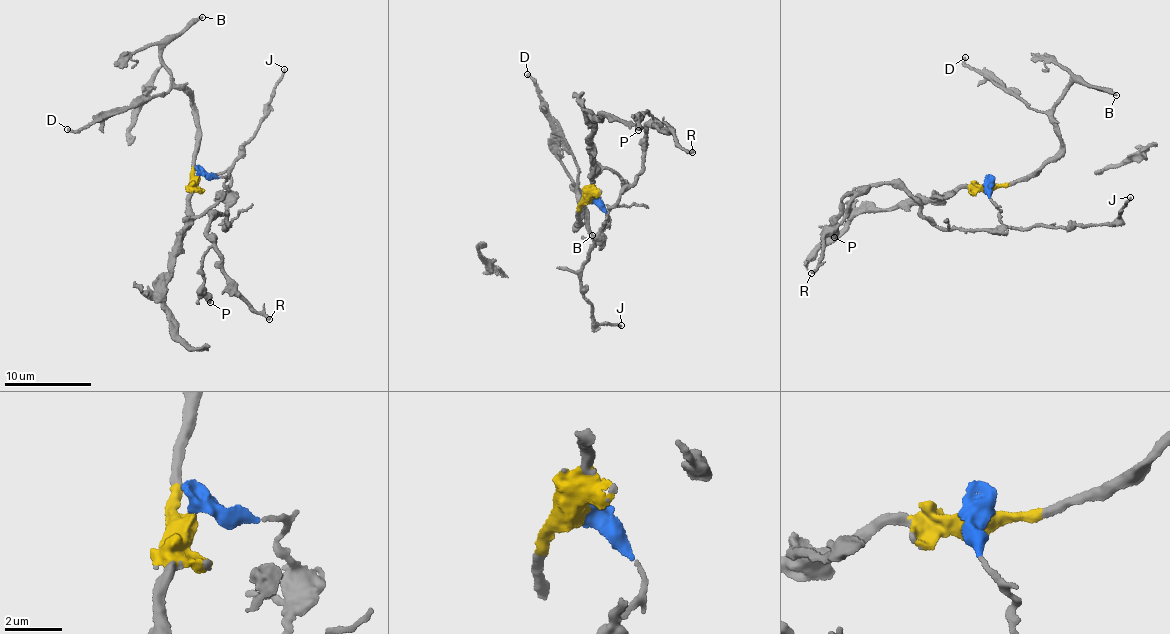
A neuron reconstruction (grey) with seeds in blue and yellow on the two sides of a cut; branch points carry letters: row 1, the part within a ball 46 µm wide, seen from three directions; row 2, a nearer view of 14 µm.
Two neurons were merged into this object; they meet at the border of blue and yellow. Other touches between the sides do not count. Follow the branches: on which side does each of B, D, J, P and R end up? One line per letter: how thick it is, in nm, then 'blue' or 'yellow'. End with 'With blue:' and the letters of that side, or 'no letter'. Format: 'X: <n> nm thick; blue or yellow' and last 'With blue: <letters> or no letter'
B: 190 nm thick; yellow
D: 170 nm thick; yellow
J: 160 nm thick; blue
P: 440 nm thick; blue
R: 240 nm thick; blue
With blue: J, P, R

